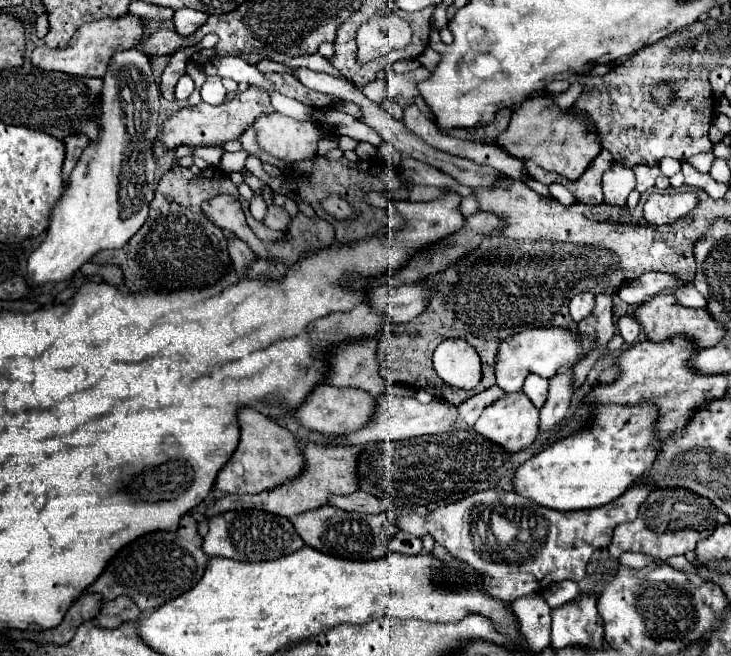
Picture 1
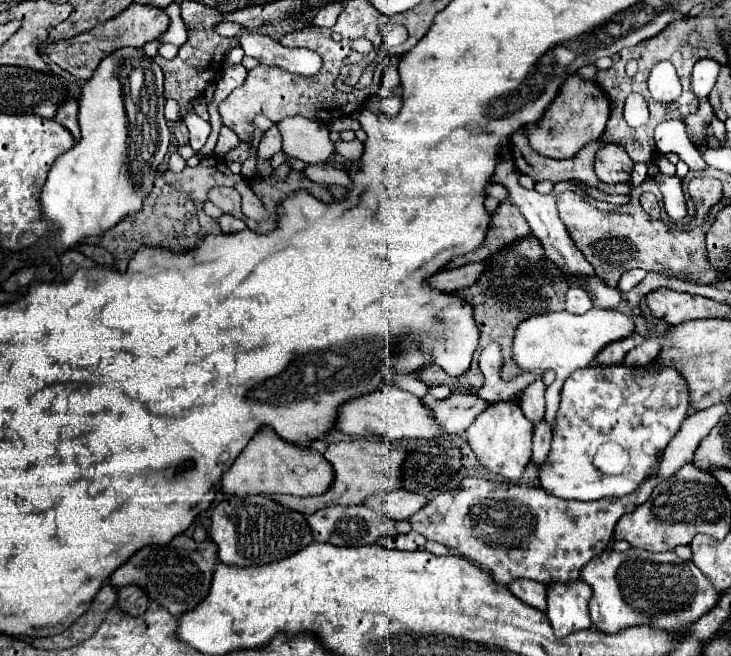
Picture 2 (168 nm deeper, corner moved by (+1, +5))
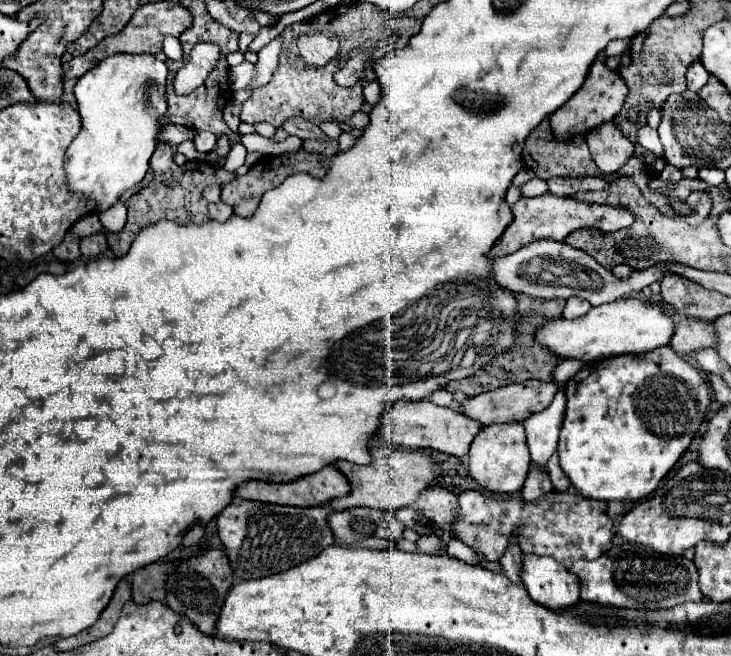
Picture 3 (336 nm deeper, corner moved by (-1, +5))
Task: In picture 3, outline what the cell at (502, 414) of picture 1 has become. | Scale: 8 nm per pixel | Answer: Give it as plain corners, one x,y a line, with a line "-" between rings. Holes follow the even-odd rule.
493,423
481,429
473,439
469,451
469,475
487,491
493,493
517,493
529,471
531,457
527,453
527,439
523,433
523,423

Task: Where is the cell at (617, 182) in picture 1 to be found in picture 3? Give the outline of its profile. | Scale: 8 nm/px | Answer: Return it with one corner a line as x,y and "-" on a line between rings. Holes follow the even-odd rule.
603,123
601,127
589,131
585,135
585,141
589,145
593,161
603,175
617,173
631,159
635,149
633,143
623,137
619,127
615,127
615,123

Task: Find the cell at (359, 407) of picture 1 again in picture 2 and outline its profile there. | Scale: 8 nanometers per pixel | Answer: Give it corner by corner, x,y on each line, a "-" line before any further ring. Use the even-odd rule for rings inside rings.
395,385
379,387
375,393
357,397
347,401
339,409
339,419
335,425
339,431
347,435
361,435
361,437
383,437
387,441
397,439
445,439
447,433
441,425
433,419
433,415
423,407
423,401

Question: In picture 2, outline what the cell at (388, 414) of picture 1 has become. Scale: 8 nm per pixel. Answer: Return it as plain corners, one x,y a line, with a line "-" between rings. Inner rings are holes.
453,393
443,401
425,395
423,405
433,411
433,417
447,429
447,433
463,433
489,407
489,401
475,393

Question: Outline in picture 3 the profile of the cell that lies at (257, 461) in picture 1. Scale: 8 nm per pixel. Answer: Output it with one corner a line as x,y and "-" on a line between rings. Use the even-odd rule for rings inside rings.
327,465
317,473
299,477
297,481
289,481
289,483
269,483
269,481
243,481
237,489
235,495
241,499
251,499
251,501
265,501
265,503
277,503
277,505
295,505
295,507
315,507
321,505
325,501
335,499
337,495
343,497
349,493
349,485
347,485
347,477
343,477
343,473
339,473
339,469
335,469
335,465

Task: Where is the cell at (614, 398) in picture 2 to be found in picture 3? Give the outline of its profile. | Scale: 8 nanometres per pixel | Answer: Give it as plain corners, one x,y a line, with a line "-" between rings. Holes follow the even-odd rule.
671,347
587,363
573,379
567,381
565,395
567,409
557,447
561,469
583,497
605,501
639,501
651,493
685,453
711,403
705,377
-
645,419
657,419
657,433
645,425

